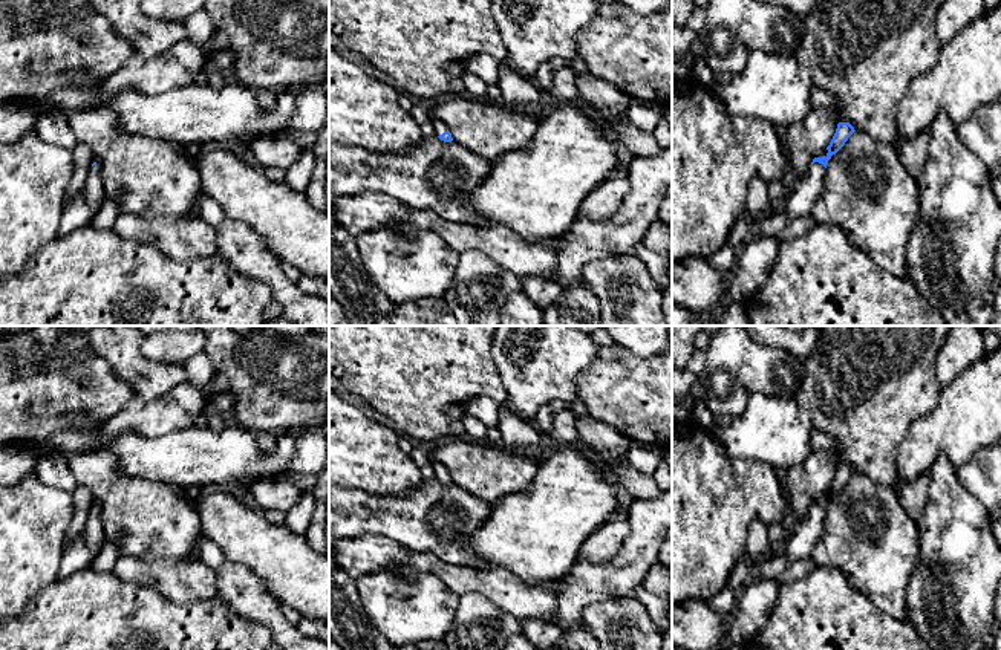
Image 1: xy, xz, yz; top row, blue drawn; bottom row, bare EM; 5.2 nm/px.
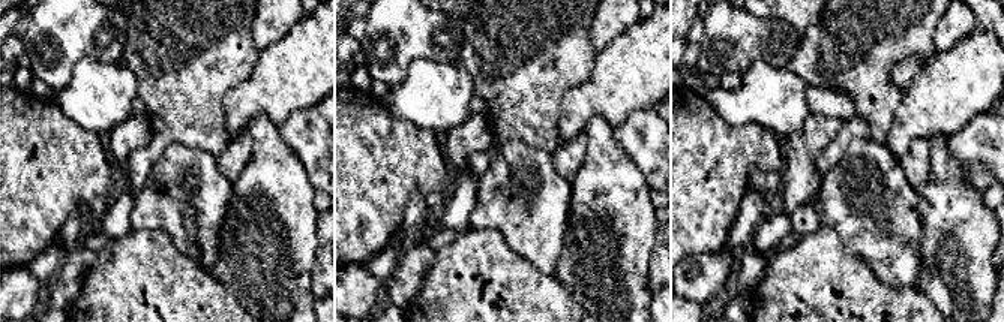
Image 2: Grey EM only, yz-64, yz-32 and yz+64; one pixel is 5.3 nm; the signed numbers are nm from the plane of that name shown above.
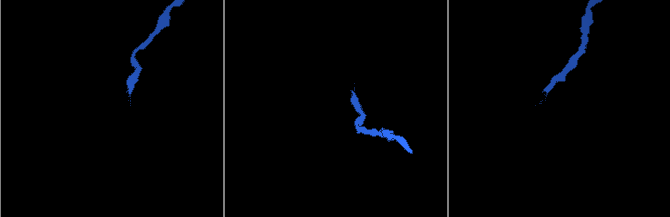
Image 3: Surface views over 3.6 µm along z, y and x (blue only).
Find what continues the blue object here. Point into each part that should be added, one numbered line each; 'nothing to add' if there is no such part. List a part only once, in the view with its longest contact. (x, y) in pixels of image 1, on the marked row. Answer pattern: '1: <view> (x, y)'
1: yz (804, 191)

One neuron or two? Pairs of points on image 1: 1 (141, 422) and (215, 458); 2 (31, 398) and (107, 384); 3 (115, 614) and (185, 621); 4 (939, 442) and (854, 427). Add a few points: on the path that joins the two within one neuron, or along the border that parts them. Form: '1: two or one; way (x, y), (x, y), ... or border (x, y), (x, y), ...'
1: two; border (195, 424), (156, 436), (143, 436), (130, 430)
2: one; way (49, 389), (83, 389), (89, 386)
3: one; way (132, 621), (169, 621)
4: two; border (929, 410), (908, 428), (900, 445), (896, 471)

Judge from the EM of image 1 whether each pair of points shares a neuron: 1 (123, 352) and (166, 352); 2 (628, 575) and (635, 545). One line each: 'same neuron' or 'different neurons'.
1: different neurons
2: same neuron

